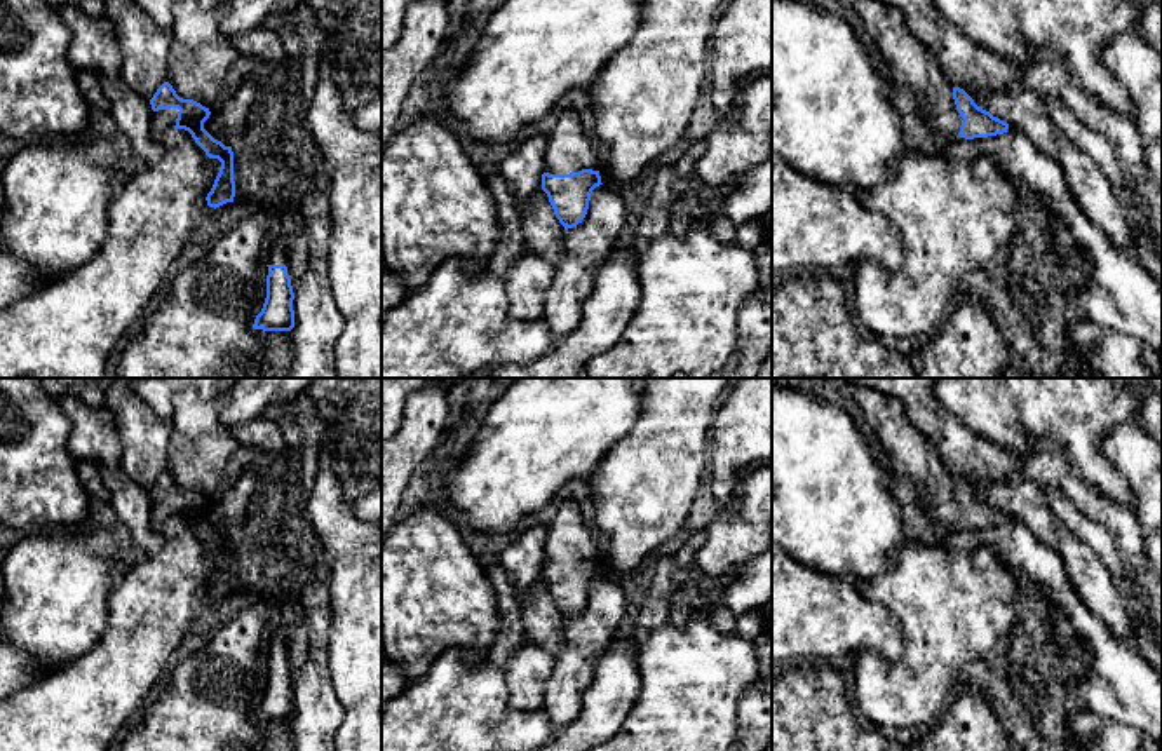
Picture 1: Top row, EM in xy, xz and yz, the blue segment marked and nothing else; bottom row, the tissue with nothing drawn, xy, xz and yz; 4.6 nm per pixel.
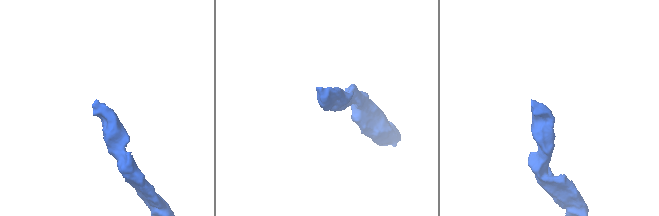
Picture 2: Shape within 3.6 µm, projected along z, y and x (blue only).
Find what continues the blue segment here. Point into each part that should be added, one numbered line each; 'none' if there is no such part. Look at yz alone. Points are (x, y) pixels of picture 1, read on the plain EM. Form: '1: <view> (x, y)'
1: yz (912, 455)

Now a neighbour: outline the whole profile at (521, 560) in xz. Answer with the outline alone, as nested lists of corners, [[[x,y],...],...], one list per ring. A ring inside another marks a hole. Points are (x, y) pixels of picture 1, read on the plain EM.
[[[533,526],[514,537],[498,558],[498,563],[502,565],[507,580],[516,589],[521,605],[533,584],[542,578],[545,537],[547,526]]]

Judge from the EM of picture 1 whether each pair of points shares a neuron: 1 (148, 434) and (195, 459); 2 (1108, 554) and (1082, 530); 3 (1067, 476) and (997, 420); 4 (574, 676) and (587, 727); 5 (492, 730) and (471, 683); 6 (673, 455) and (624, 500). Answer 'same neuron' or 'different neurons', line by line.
1: different neurons
2: same neuron
3: different neurons
4: different neurons
5: same neuron
6: same neuron

